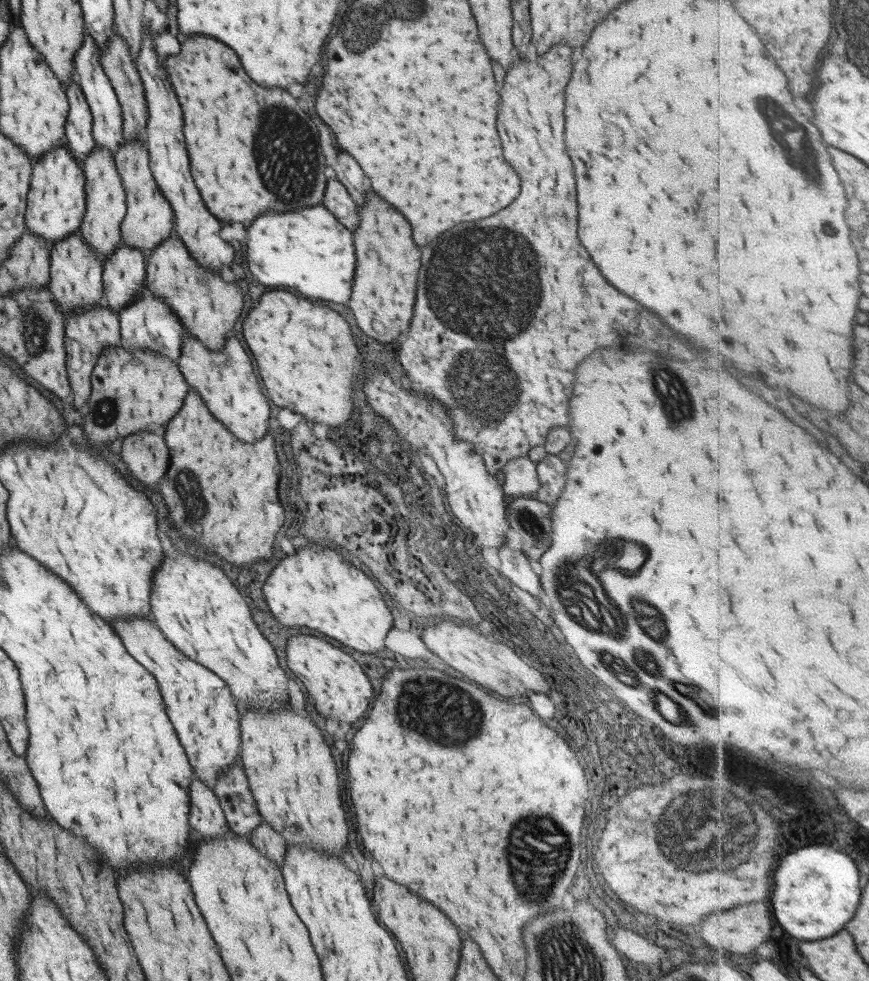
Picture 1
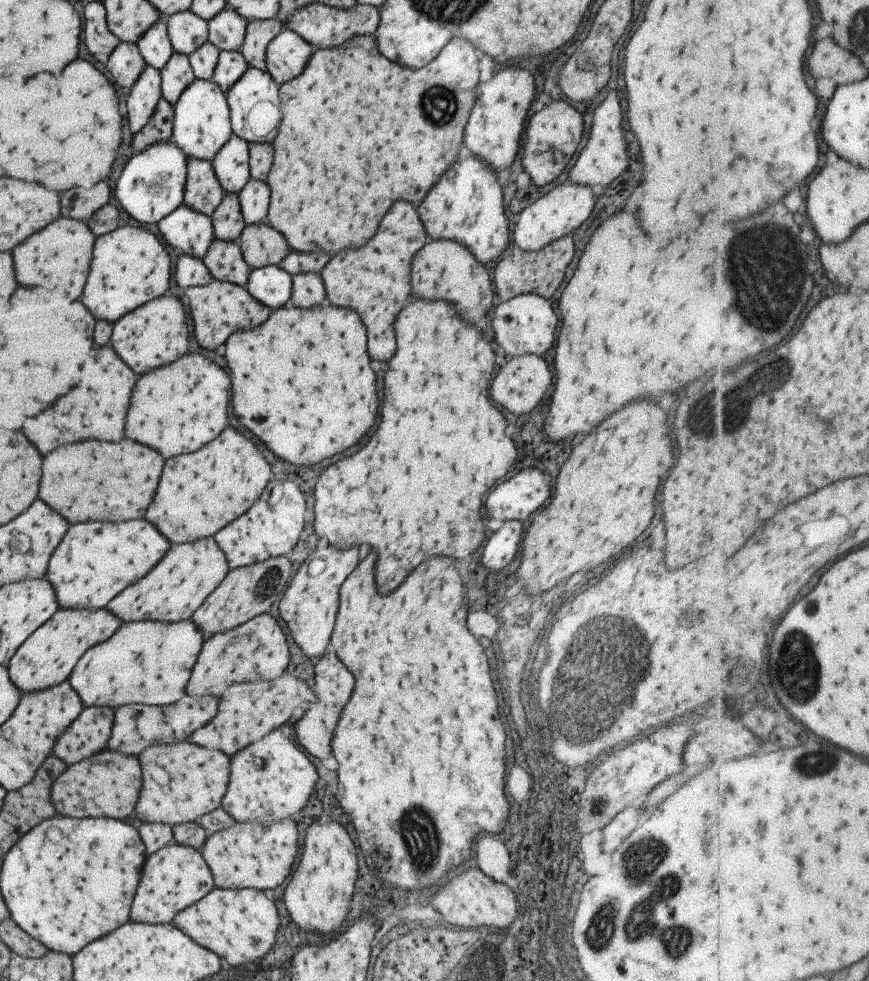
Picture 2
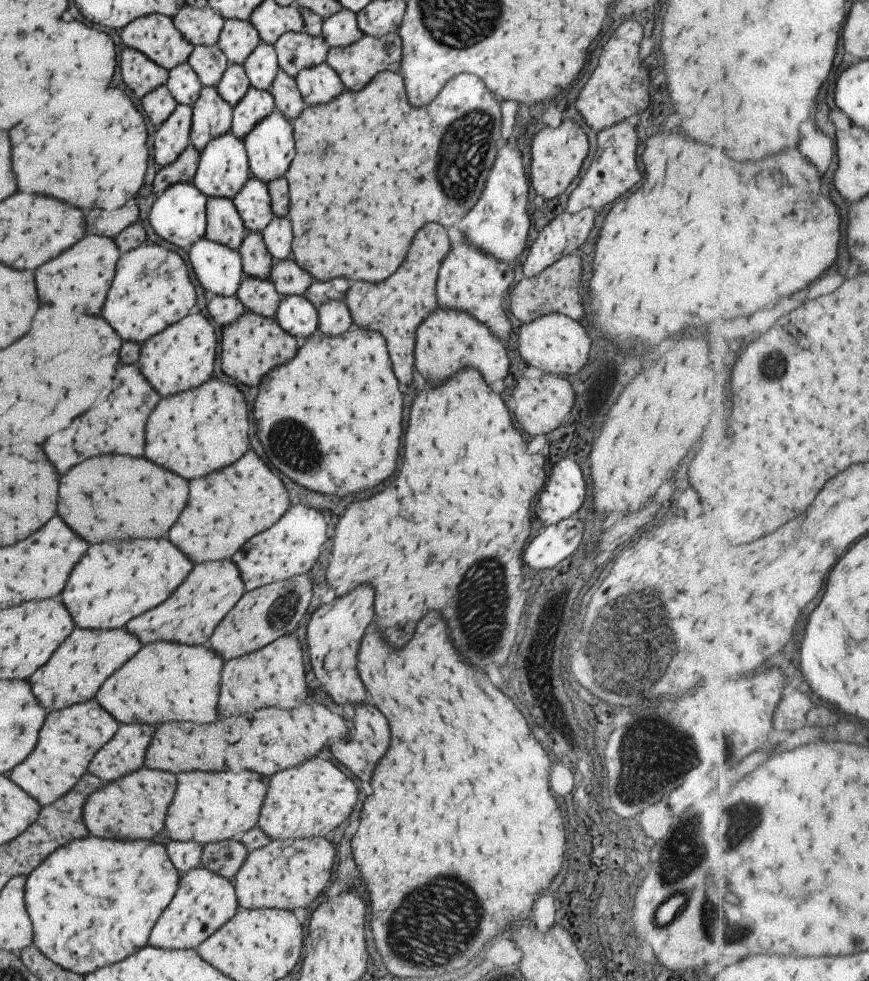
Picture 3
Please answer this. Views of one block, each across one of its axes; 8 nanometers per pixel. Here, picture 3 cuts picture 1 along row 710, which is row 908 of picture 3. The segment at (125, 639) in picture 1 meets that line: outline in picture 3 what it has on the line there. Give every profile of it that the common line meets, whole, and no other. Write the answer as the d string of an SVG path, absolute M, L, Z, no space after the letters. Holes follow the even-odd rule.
M201 866L180 875L173 898L151 928L149 944L153 948L195 950L210 934L221 928L237 912L234 886L226 878Z

